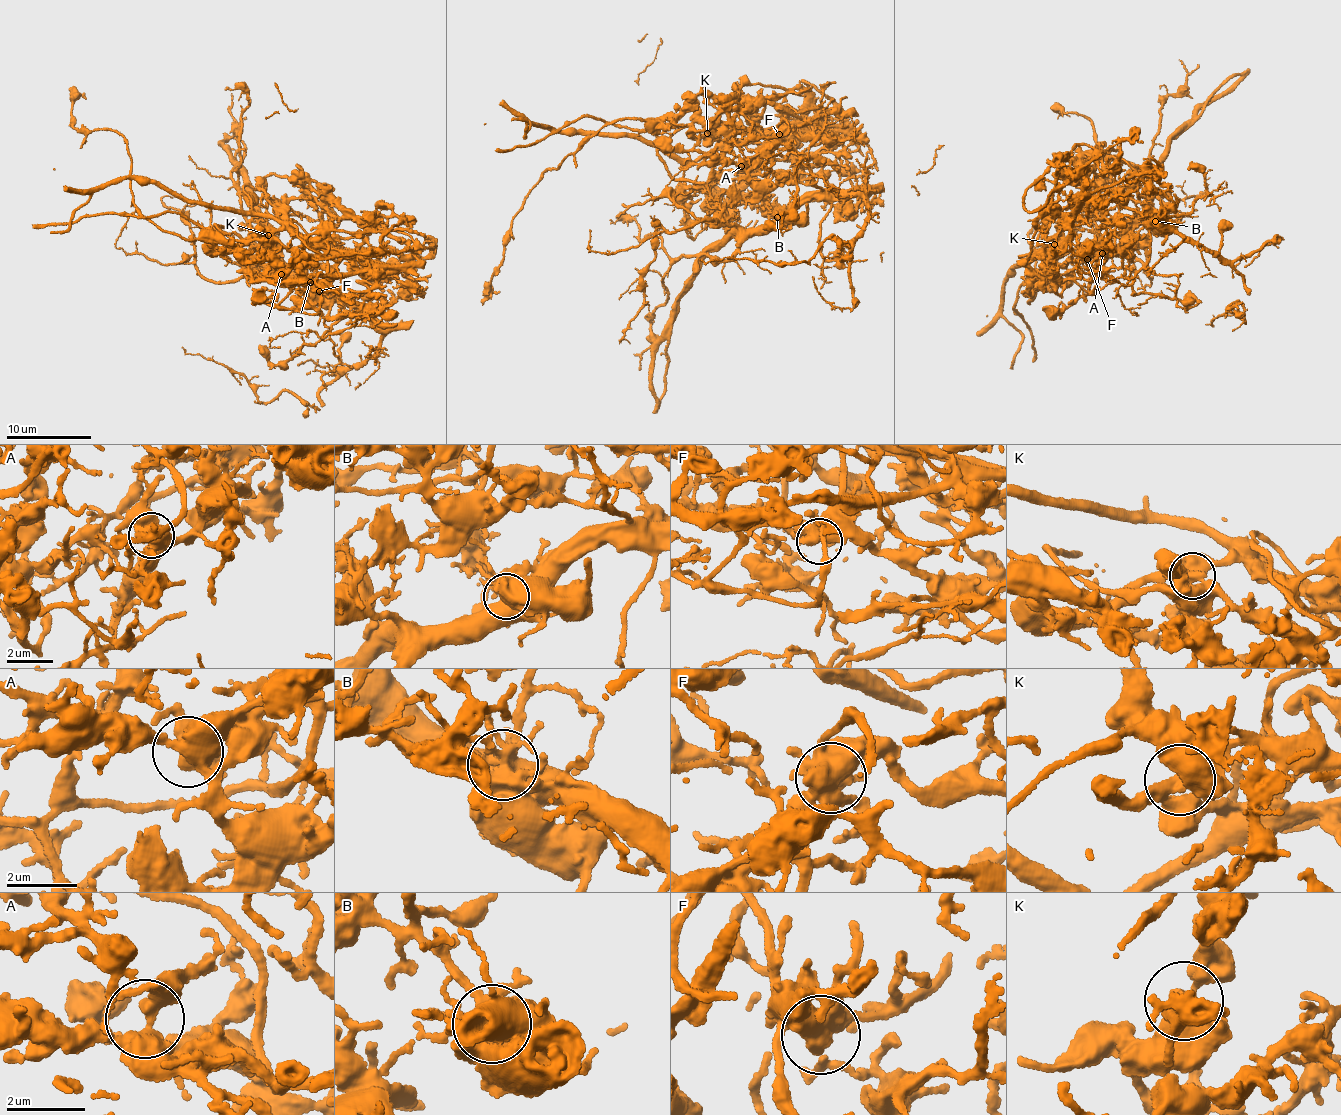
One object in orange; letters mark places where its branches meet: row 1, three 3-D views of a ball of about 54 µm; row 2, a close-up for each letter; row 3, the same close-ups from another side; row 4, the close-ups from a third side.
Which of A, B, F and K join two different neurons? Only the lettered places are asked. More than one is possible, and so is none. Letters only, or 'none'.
B, K

